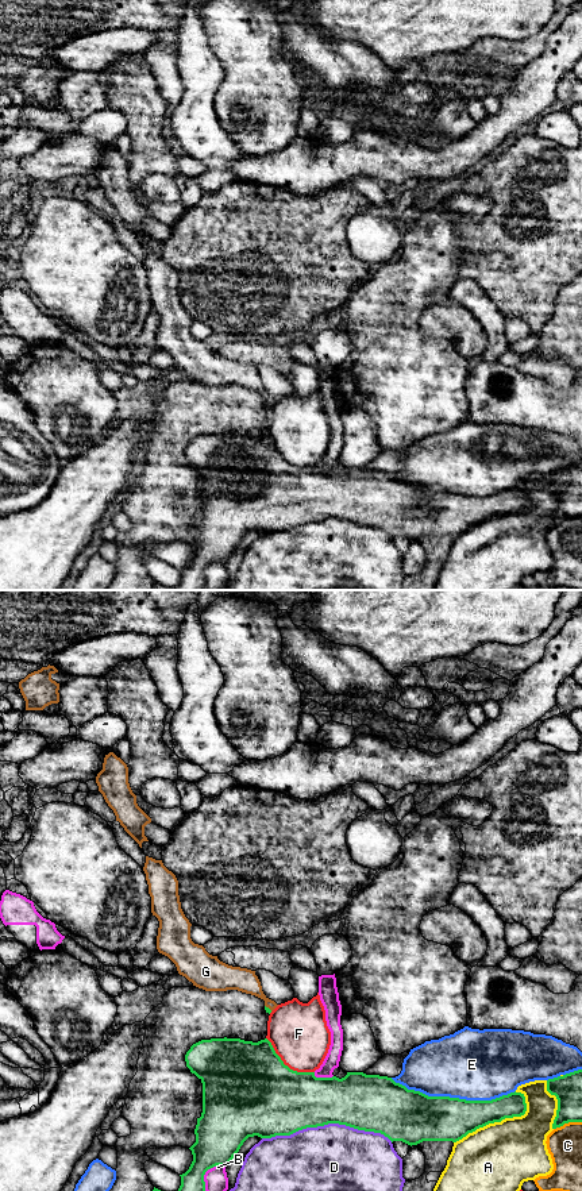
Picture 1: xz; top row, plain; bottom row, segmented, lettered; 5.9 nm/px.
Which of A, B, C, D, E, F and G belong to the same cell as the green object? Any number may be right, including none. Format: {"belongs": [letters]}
{"belongs": ["G"]}

